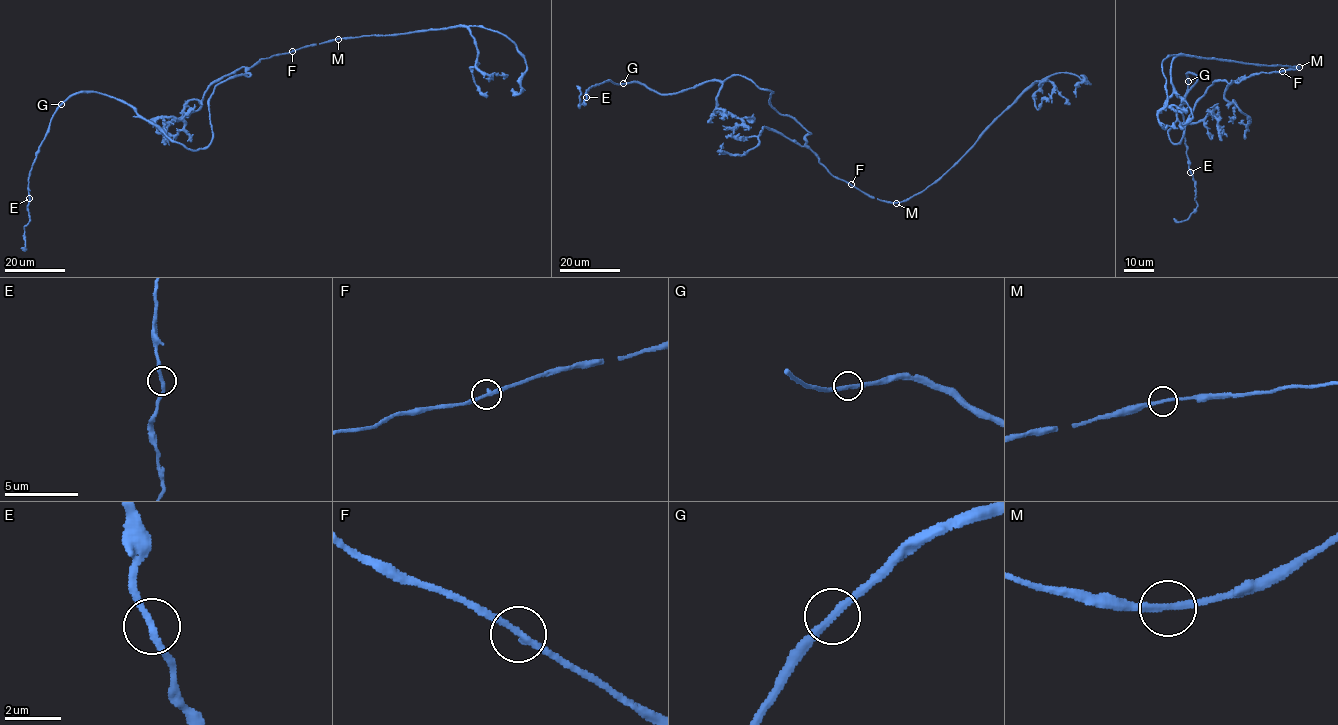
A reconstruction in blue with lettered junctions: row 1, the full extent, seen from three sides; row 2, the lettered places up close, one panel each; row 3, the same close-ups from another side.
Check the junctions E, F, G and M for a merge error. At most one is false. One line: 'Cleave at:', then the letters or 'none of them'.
Cleave at: none of them

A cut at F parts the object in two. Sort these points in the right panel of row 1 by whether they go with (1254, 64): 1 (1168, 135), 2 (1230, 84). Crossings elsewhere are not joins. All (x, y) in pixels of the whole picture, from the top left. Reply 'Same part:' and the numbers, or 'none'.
Same part: none

